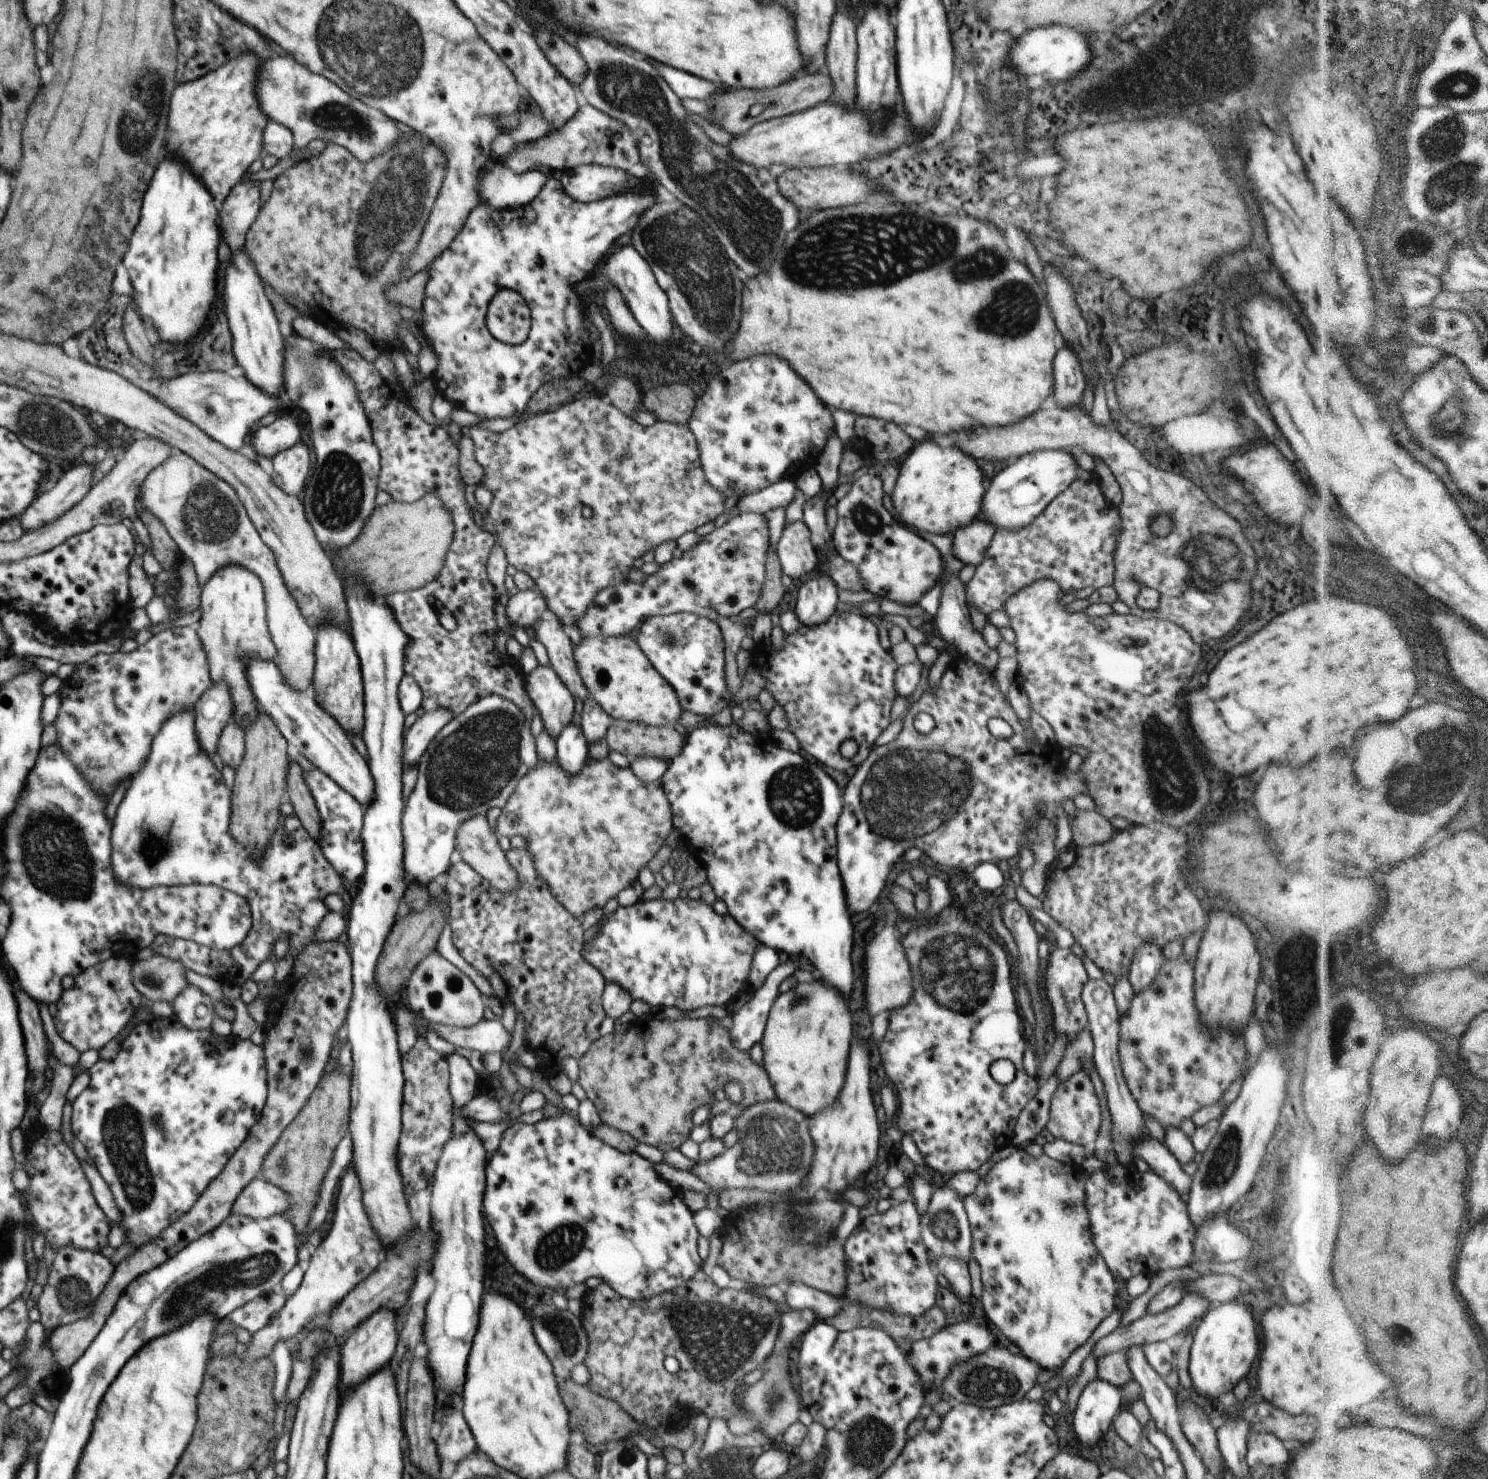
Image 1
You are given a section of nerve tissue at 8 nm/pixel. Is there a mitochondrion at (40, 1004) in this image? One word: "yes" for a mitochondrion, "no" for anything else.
no

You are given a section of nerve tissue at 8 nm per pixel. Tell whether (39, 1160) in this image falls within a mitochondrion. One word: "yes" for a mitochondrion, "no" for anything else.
no

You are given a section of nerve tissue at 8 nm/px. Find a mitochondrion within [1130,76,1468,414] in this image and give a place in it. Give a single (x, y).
(1415, 243)

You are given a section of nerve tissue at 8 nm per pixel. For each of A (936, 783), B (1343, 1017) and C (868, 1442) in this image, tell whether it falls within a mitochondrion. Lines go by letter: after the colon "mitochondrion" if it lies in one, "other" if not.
A: mitochondrion
B: mitochondrion
C: mitochondrion

